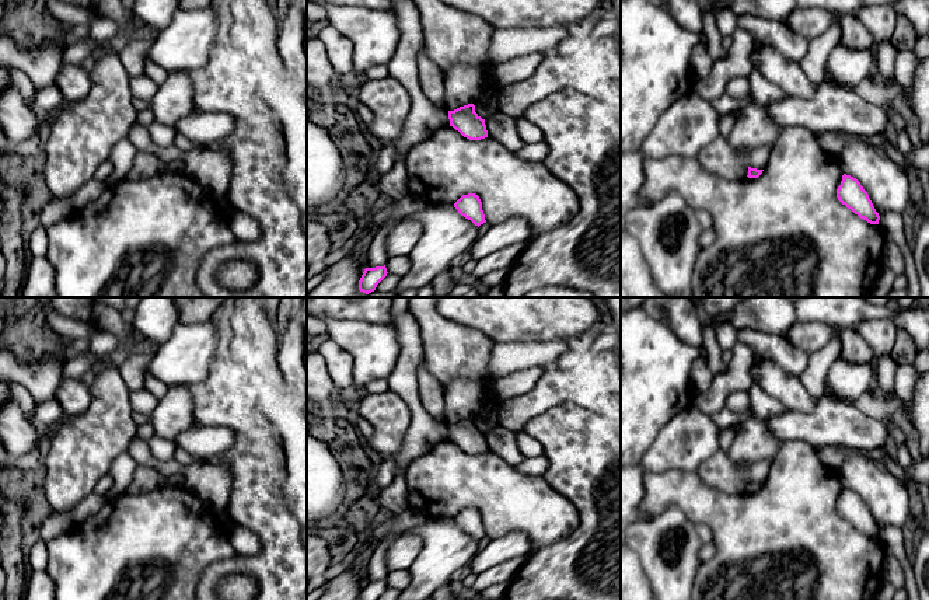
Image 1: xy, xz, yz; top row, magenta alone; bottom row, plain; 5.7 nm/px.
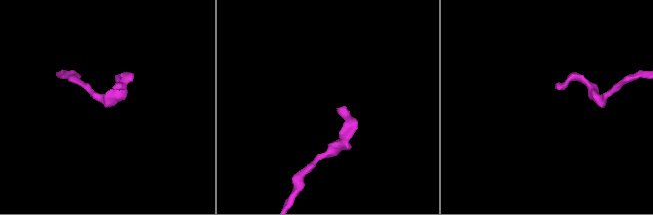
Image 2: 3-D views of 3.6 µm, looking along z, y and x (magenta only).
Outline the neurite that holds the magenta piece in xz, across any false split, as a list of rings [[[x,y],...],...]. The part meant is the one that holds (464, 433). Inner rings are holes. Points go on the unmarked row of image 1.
[[[468,418],[454,425],[448,425],[450,440],[469,454],[488,451],[485,433],[475,426],[475,419]]]

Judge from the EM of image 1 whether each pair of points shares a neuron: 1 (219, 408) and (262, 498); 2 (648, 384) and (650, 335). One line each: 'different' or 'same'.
1: same
2: same

